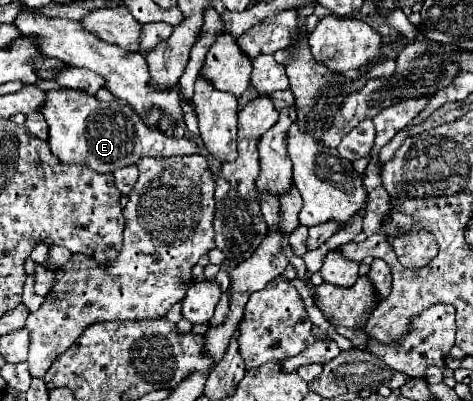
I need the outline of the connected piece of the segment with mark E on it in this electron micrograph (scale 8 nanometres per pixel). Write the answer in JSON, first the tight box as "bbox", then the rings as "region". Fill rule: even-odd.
{"bbox":[40,87,200,173],"region":[[[60,87],[46,91],[40,113],[50,125],[48,143],[52,153],[64,163],[82,163],[96,173],[112,173],[118,167],[136,165],[146,155],[192,155],[200,149],[194,139],[166,137],[162,131],[146,129],[138,113],[126,103],[102,103],[96,97],[76,89]]]}

